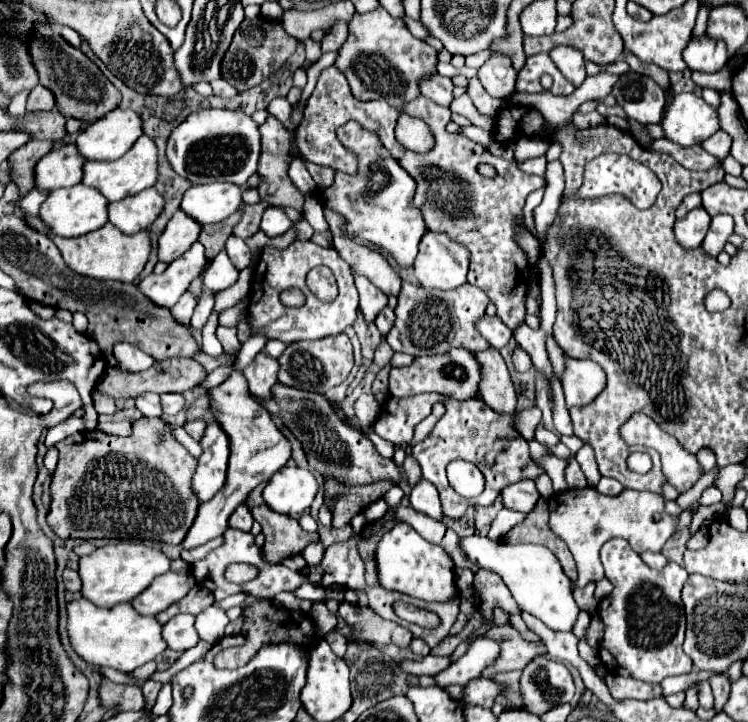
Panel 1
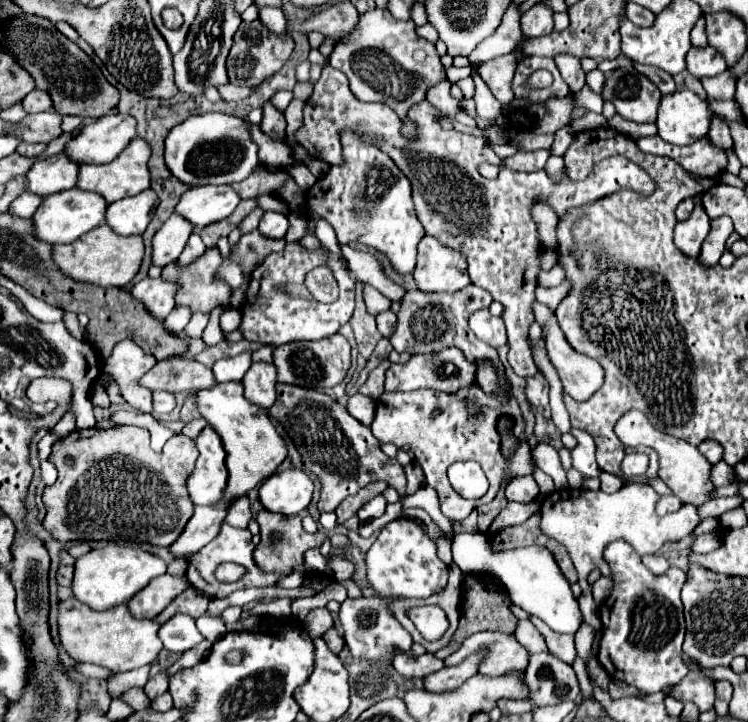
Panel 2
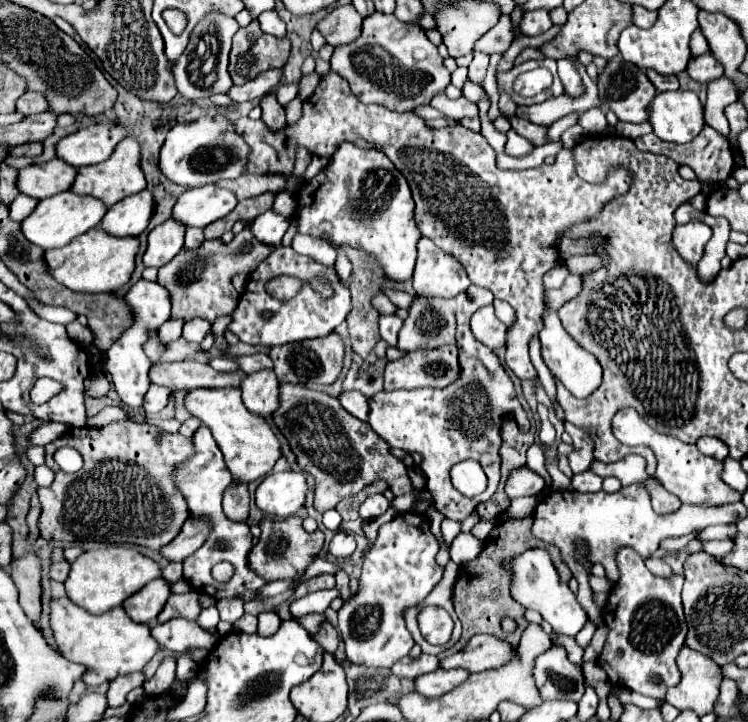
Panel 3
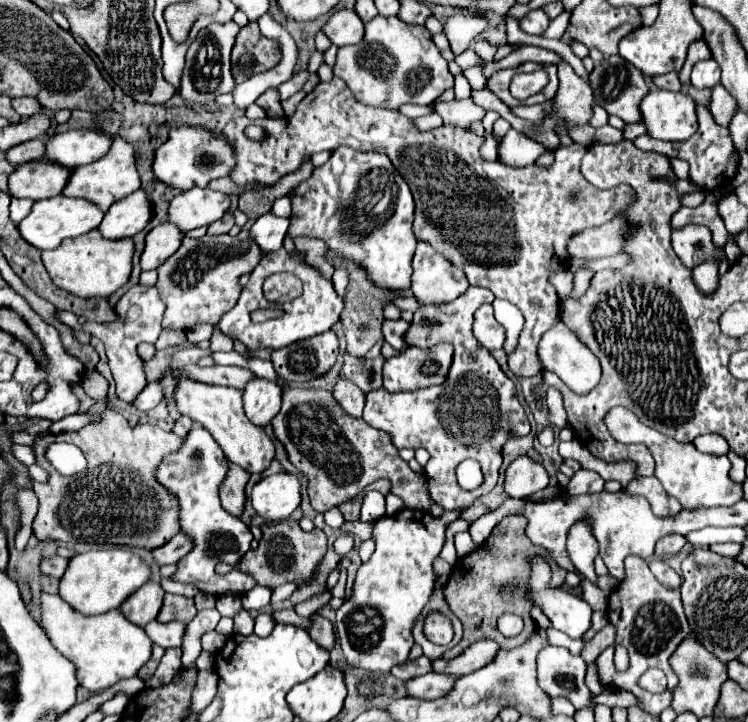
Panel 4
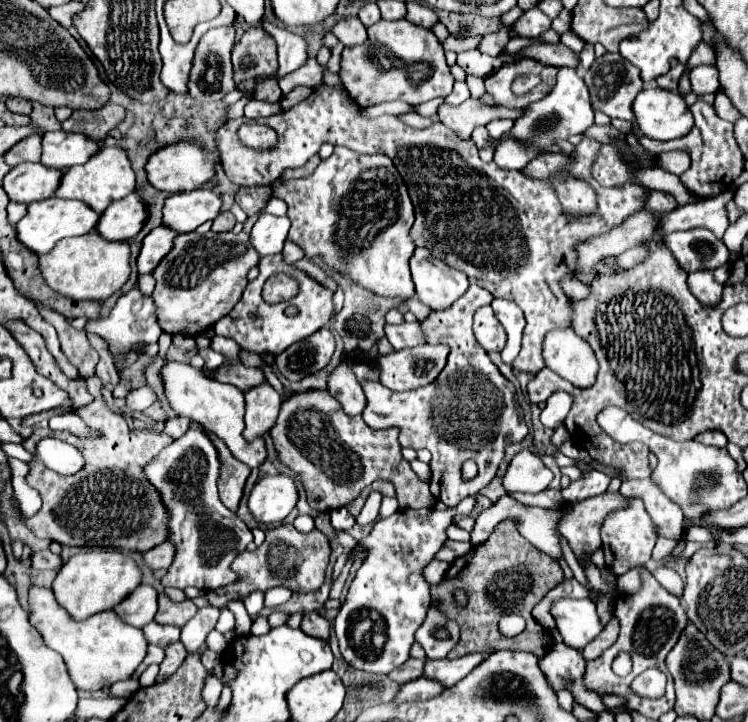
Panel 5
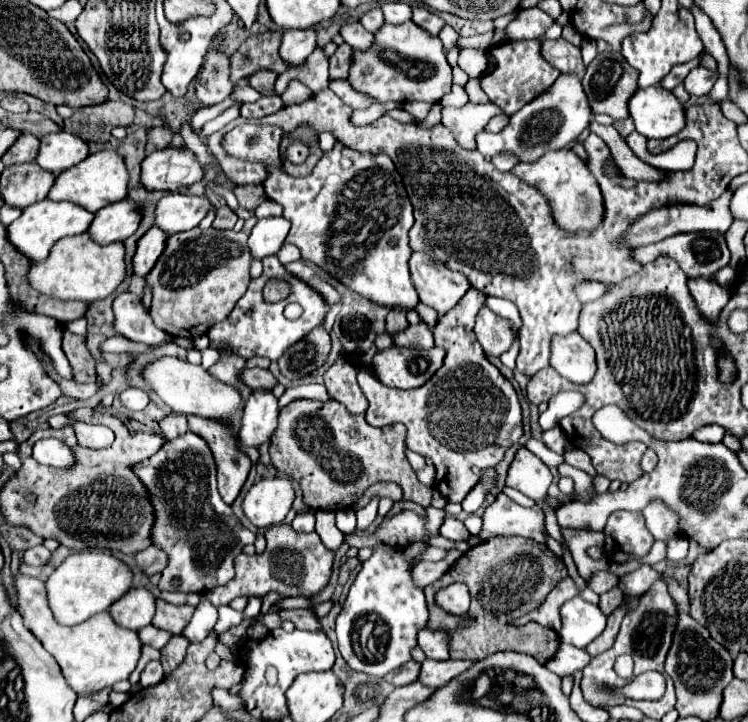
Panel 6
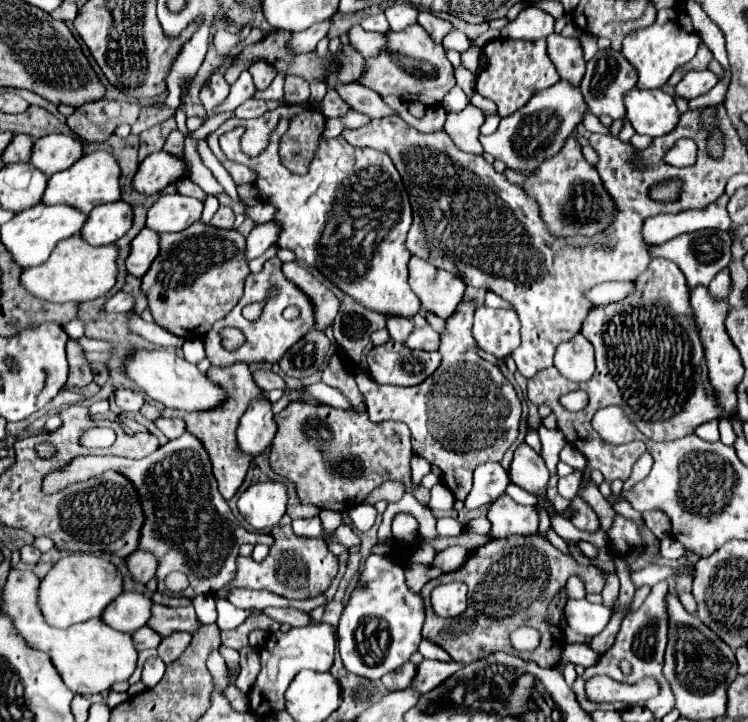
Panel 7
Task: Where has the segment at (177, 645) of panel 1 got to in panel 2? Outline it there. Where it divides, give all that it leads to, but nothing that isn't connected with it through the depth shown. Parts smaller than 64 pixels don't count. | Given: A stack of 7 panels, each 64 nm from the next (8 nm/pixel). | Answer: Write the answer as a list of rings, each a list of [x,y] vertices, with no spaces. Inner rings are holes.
[[[176,614],[166,624],[162,624],[158,630],[158,638],[162,640],[166,650],[178,652],[178,654],[194,648],[204,640],[204,636],[198,632],[194,624],[194,618],[186,614]]]

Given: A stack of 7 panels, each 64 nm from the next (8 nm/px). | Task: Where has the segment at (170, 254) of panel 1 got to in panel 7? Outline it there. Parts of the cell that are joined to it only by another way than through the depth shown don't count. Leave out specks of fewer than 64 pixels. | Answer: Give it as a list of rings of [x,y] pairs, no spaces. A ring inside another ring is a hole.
[[[142,228],[140,234],[130,244],[130,254],[126,258],[128,274],[142,278],[150,268],[152,260],[156,258],[156,254],[158,254],[158,234],[148,228]]]

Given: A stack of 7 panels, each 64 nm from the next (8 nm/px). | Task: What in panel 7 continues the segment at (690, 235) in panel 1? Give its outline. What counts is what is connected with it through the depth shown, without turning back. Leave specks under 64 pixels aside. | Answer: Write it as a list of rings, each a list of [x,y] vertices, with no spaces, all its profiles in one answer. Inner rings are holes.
[[[708,228],[708,230],[696,230],[696,232],[690,232],[690,234],[680,234],[676,236],[674,240],[666,242],[666,244],[660,244],[660,246],[654,246],[652,252],[656,256],[664,256],[672,262],[676,262],[684,276],[686,276],[686,284],[688,288],[696,288],[698,284],[710,284],[710,280],[722,270],[728,266],[728,262],[732,260],[732,240],[728,236],[728,232],[720,232],[720,230],[714,230],[714,228]]]

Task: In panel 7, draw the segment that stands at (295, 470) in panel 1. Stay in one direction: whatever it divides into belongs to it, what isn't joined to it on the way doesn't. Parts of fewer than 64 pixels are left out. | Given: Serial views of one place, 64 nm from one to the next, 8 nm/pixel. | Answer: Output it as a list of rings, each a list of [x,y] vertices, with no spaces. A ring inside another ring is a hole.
[[[256,482],[240,494],[238,512],[256,530],[274,528],[286,512],[286,500],[282,482]]]

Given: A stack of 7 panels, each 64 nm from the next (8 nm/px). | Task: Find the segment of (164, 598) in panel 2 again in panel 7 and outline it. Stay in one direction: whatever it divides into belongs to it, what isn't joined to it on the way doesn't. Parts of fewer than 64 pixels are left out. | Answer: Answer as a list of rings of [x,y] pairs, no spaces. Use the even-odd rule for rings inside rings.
[[[122,592],[120,600],[112,600],[112,604],[108,604],[108,608],[104,610],[104,616],[100,618],[110,628],[132,634],[134,630],[148,622],[150,608],[152,608],[150,596],[140,592]]]

